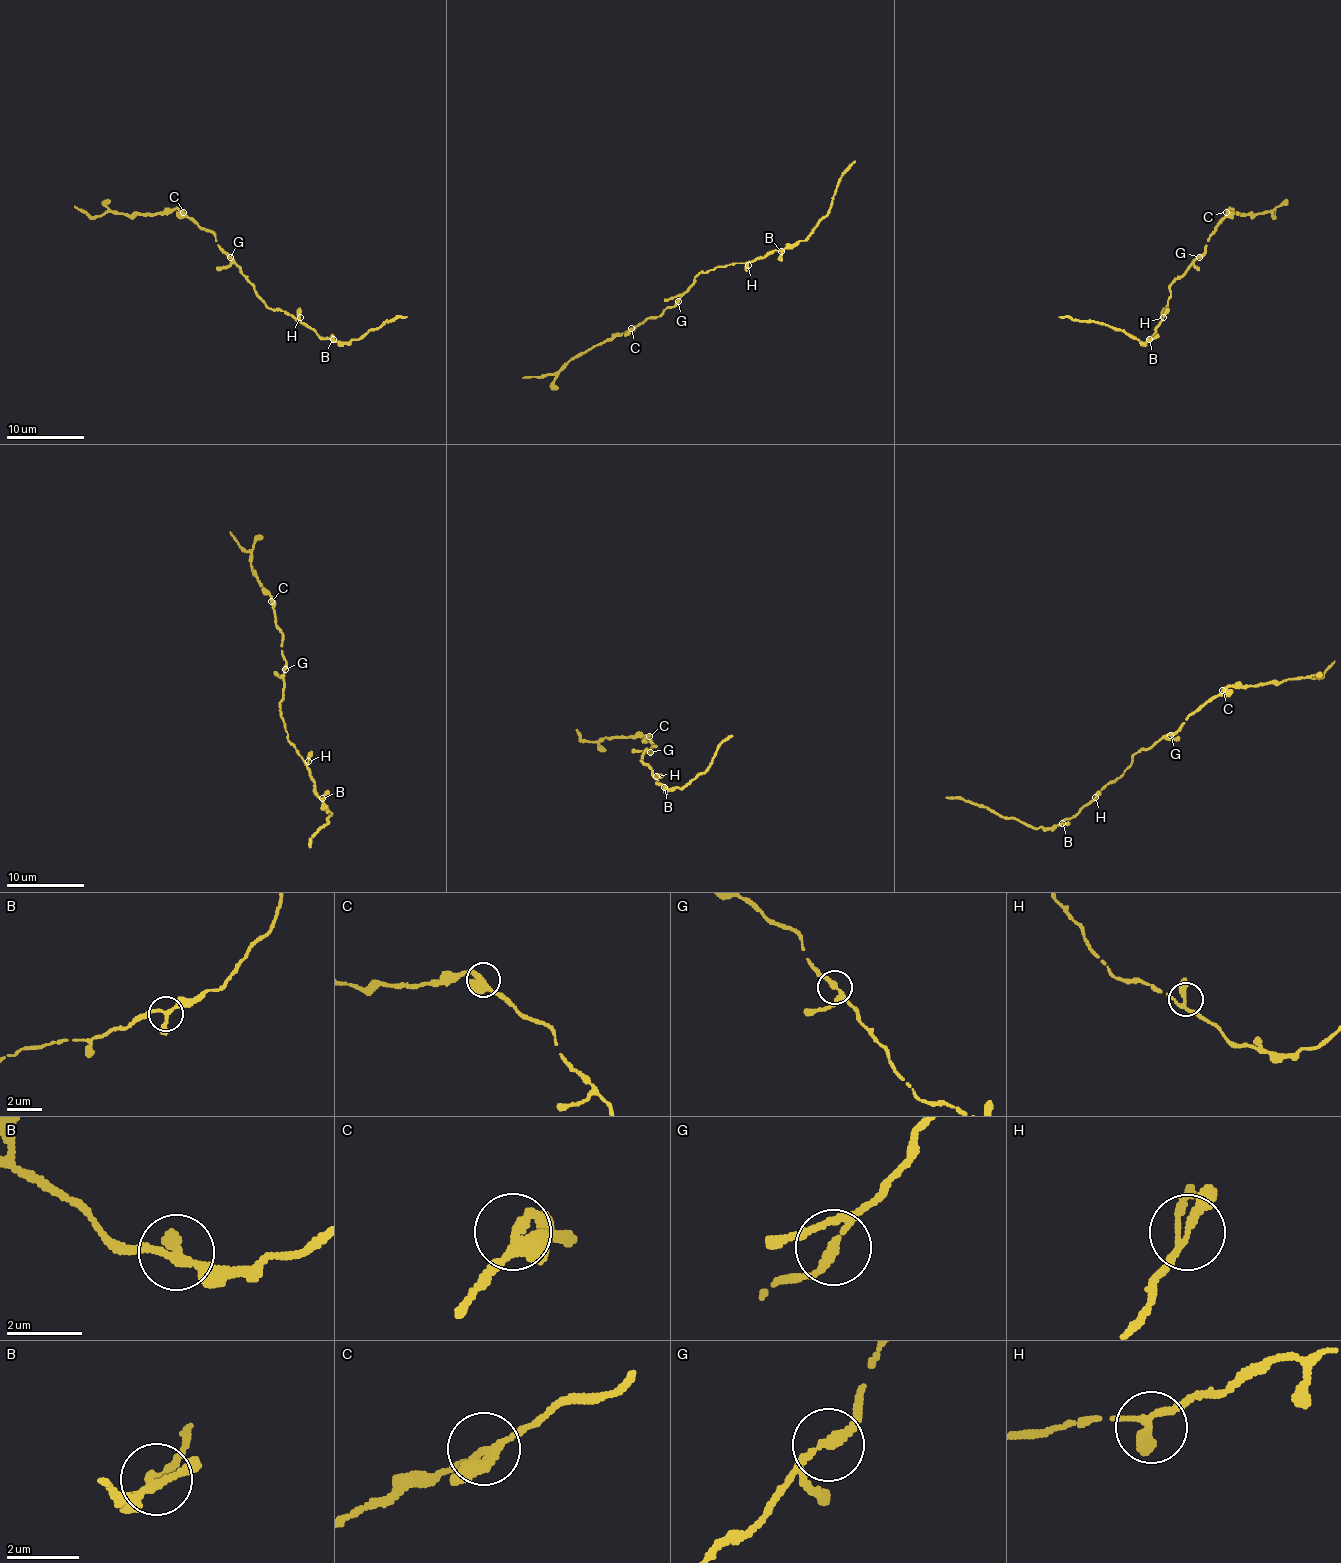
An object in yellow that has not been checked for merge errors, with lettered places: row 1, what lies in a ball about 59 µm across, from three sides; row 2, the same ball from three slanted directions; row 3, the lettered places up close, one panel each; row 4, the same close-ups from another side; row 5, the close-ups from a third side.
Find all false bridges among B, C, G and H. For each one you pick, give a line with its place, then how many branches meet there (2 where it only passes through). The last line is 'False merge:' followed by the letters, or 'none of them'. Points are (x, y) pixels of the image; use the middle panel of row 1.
False merge: none of them

